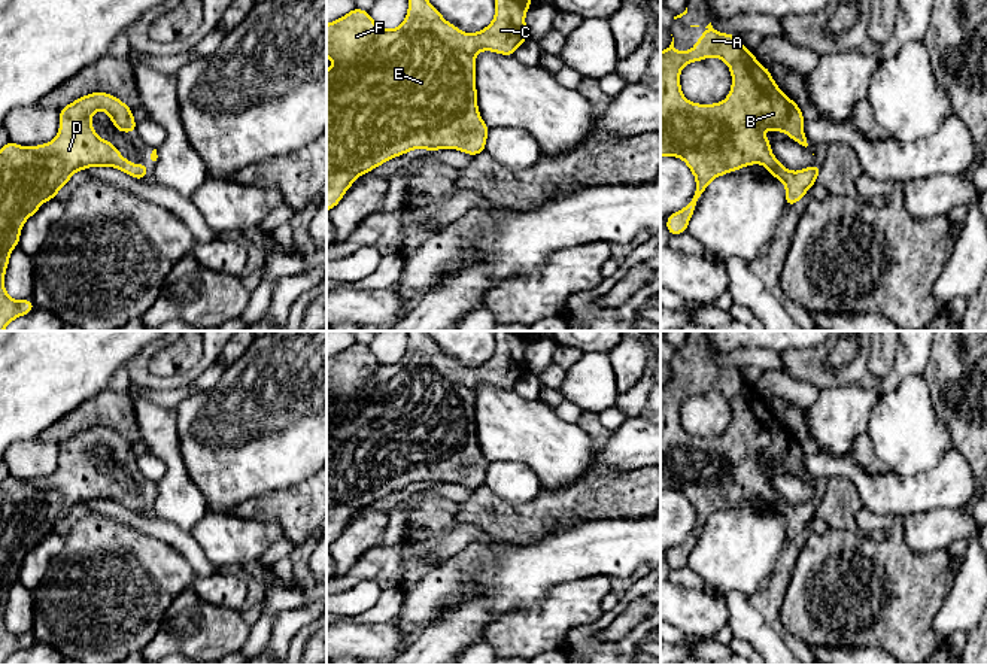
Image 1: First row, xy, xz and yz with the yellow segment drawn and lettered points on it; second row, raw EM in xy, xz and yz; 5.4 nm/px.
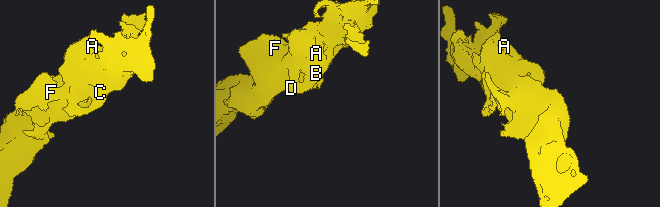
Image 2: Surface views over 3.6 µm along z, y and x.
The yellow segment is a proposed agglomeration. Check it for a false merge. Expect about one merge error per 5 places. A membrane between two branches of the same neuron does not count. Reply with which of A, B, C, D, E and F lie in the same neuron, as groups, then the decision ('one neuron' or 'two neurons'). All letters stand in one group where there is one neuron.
A B C D E F; one neuron

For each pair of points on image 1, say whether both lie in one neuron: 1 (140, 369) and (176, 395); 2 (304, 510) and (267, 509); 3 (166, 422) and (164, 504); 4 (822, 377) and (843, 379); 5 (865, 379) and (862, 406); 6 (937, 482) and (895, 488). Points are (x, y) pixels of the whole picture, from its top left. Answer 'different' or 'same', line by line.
1: different
2: same
3: same
4: same
5: different
6: same

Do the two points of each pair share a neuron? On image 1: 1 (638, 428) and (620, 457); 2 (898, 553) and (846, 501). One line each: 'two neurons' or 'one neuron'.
1: one neuron
2: two neurons

